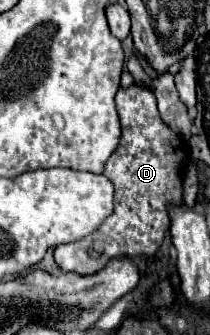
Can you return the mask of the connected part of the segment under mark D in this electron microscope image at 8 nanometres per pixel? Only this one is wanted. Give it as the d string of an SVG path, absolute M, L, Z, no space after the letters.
M141 86L119 88L115 104L123 134L117 150L105 164L105 176L115 186L115 210L93 236L87 236L87 240L55 248L55 262L67 272L91 274L99 272L111 258L153 256L161 248L171 226L167 208L183 204L181 166L187 158L187 146L161 122L155 94Z

